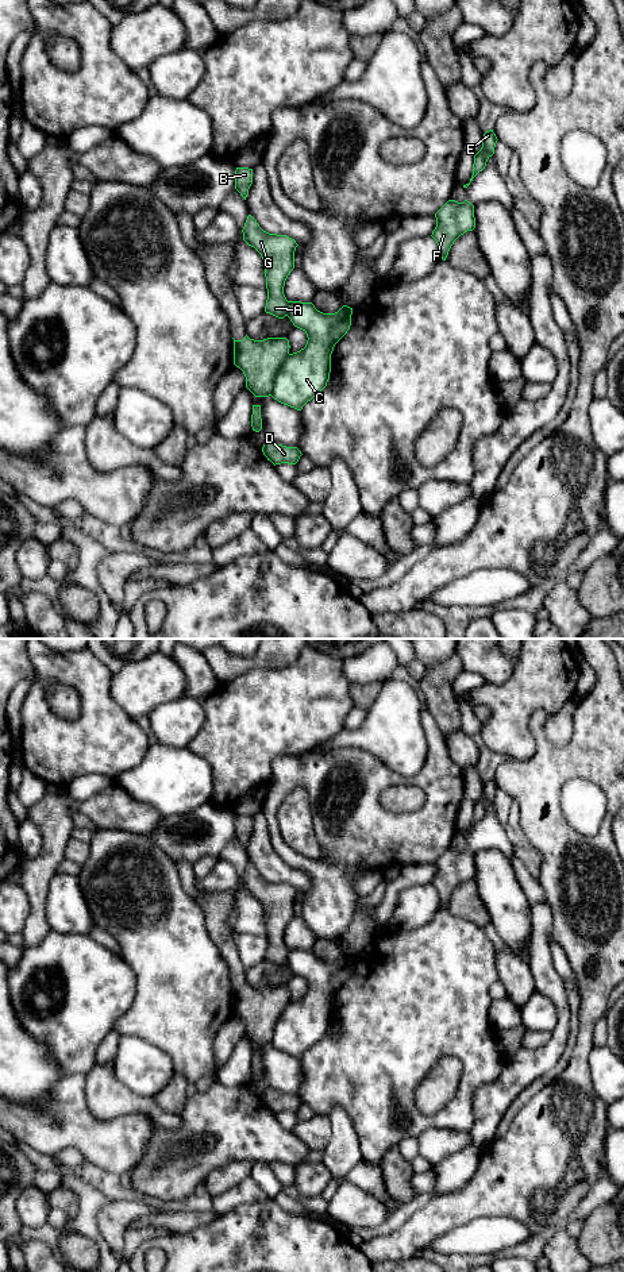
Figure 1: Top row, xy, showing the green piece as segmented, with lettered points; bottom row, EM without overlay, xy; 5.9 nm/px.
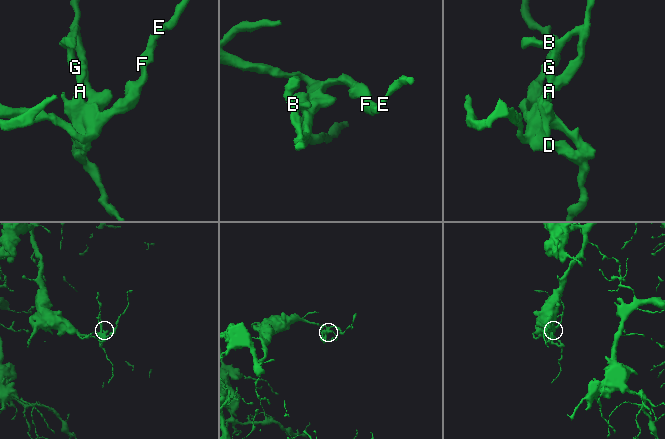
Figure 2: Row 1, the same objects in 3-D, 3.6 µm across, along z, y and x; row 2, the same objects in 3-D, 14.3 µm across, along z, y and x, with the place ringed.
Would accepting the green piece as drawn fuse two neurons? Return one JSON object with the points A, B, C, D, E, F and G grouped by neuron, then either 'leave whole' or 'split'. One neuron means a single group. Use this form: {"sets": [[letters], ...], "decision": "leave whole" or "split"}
{"sets": [["A", "B", "D", "G"], ["C", "E", "F"]], "decision": "split"}

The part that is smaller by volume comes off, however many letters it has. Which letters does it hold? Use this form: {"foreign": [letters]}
{"foreign": ["A", "B", "D", "G"]}

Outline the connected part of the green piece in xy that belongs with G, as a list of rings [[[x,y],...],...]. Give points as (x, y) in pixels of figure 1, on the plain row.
[[[249,863],[242,878],[243,889],[254,895],[263,907],[267,948],[265,960],[278,967],[288,964],[288,948],[284,934],[288,924],[294,917],[294,899],[298,894],[286,883],[263,879],[257,868]]]

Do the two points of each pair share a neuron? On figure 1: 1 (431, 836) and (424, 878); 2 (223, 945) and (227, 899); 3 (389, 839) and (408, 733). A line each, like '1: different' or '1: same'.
1: different
2: same
3: different

